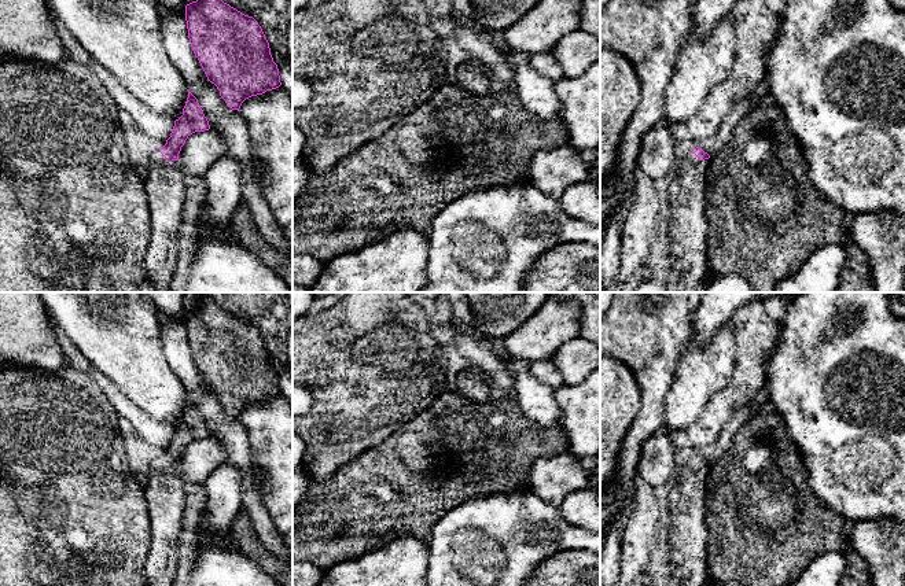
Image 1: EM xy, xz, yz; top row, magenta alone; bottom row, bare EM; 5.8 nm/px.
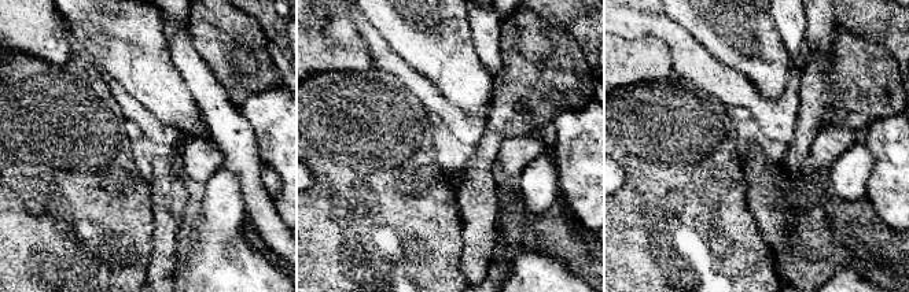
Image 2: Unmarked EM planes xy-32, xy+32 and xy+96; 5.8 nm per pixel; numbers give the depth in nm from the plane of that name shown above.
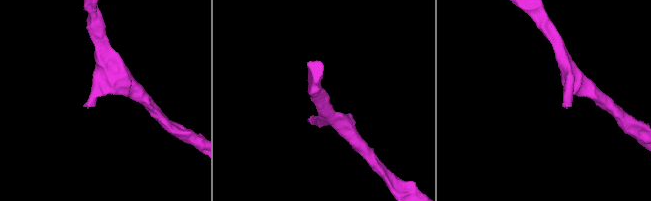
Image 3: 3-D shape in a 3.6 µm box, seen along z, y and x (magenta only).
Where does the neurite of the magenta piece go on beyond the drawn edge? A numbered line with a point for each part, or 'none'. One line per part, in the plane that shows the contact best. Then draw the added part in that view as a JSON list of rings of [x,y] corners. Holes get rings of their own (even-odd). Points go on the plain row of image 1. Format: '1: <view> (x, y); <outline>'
1: xy (165, 496); [[[157,458],[146,483],[150,516],[150,552],[146,561],[148,586],[172,586],[179,560],[179,539],[185,509],[184,478]]]

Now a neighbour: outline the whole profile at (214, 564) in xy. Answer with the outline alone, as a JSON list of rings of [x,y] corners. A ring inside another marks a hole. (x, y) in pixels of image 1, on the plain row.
[[[218,465],[203,483],[206,500],[201,515],[205,526],[201,528],[201,542],[196,539],[196,554],[188,586],[282,586],[272,575],[266,574],[254,560],[243,552],[225,548],[214,542],[216,531],[227,531],[233,543],[233,528],[238,515],[242,512],[240,473],[227,465]]]

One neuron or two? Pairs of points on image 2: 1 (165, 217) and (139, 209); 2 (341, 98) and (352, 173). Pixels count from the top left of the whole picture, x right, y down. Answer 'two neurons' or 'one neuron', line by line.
1: two neurons
2: one neuron

